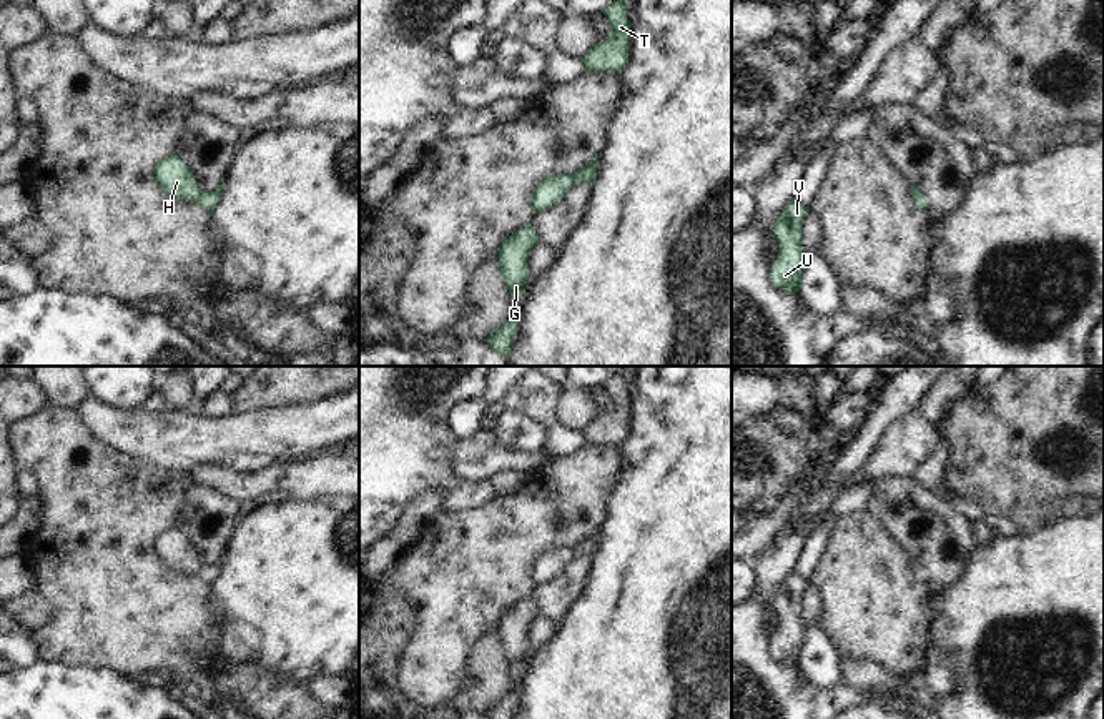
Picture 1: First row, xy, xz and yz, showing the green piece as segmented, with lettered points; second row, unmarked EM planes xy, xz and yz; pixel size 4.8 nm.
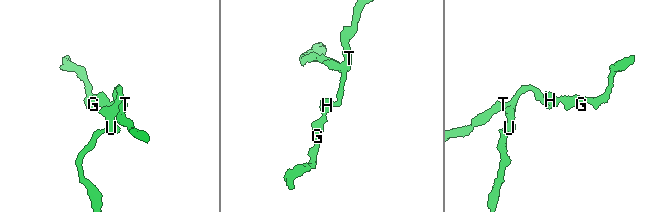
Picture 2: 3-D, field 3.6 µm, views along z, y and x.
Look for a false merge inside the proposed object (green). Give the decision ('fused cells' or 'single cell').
single cell

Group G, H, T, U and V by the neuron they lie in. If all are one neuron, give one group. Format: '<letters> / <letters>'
G H T U V

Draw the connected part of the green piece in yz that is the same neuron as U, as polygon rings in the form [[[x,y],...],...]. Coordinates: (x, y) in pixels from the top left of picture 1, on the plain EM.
[[[793,571],[778,588],[773,606],[780,617],[780,627],[771,639],[770,652],[775,661],[795,667],[801,661],[805,644],[805,624],[801,619],[801,599],[808,581]]]

